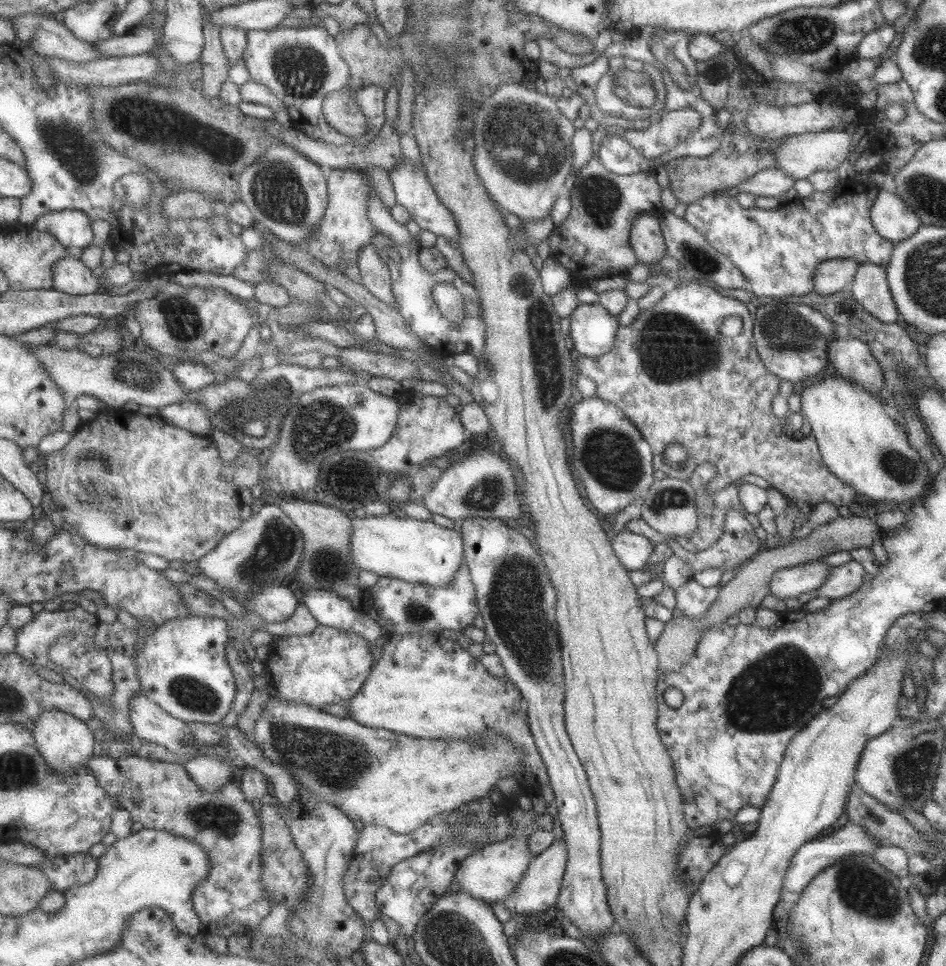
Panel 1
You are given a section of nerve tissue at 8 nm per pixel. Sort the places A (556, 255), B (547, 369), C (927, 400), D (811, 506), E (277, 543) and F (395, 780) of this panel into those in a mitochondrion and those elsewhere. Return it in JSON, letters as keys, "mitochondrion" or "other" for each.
{"A":"other","B":"mitochondrion","C":"other","D":"other","E":"mitochondrion","F":"other"}

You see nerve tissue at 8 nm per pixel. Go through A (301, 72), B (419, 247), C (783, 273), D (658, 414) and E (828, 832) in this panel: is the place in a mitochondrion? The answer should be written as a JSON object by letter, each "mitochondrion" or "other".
{"A":"mitochondrion","B":"other","C":"other","D":"other","E":"other"}

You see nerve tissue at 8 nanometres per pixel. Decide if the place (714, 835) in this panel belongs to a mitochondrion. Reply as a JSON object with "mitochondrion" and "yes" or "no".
{"mitochondrion":"no"}

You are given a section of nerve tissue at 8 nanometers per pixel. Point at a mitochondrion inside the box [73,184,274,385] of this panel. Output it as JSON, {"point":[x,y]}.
{"point":[183,319]}

